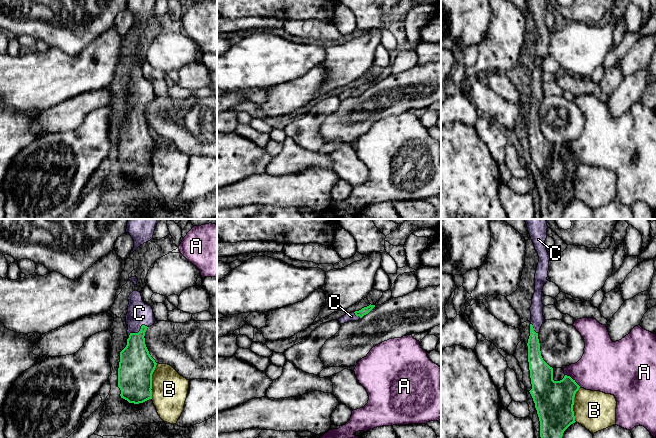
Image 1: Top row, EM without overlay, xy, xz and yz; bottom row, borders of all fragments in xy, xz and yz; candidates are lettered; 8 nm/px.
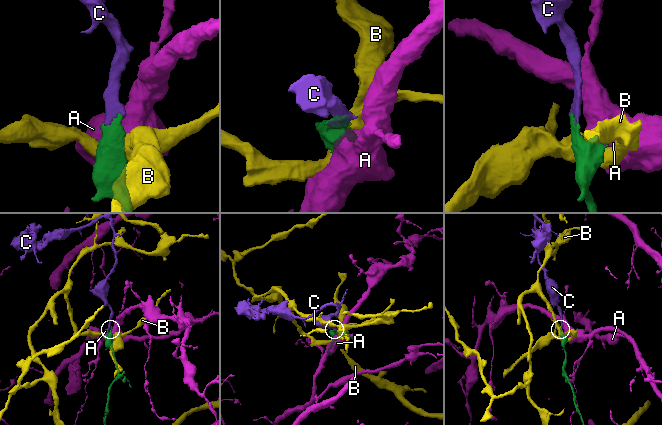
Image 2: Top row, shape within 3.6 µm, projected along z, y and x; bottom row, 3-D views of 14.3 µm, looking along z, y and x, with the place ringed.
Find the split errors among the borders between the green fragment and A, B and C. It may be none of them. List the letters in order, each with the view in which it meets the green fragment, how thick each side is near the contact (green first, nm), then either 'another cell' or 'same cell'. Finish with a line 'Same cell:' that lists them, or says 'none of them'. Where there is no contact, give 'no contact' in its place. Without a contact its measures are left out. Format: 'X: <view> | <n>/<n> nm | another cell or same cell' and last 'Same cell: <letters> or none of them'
A: yz | 320/360 nm | another cell
B: xy | 280/280 nm | another cell
C: xy | 260/190 nm | same cell
Same cell: C

